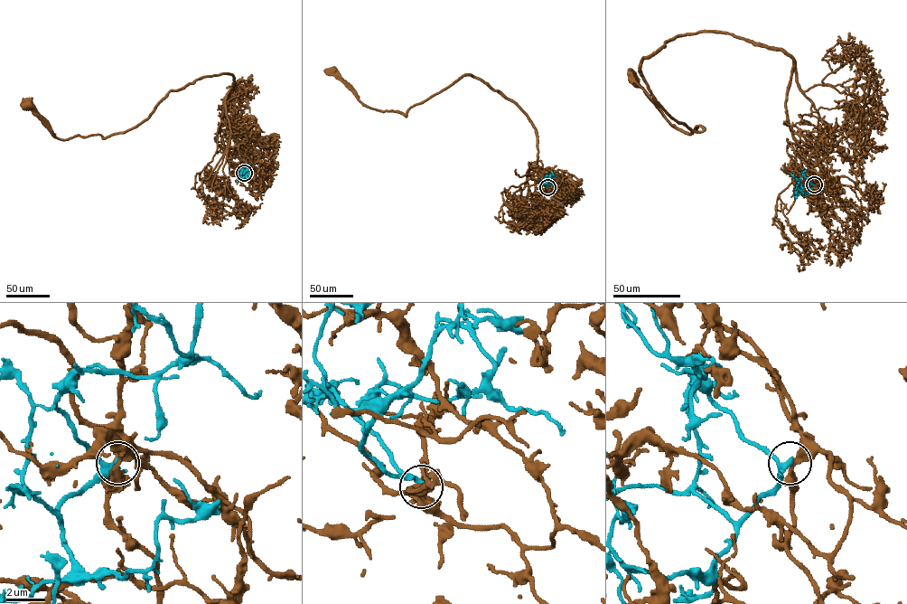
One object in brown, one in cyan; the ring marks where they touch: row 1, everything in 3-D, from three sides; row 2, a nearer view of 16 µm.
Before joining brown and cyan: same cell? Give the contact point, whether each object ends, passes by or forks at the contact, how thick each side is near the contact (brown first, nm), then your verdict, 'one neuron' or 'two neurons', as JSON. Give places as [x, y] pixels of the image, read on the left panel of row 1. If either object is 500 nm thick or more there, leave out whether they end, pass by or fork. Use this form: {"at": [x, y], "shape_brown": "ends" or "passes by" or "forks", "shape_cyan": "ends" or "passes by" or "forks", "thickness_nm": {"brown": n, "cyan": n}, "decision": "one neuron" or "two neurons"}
{"at": [244, 173], "shape_brown": "passes by", "shape_cyan": "passes by", "thickness_nm": {"brown": 400, "cyan": 240}, "decision": "two neurons"}

